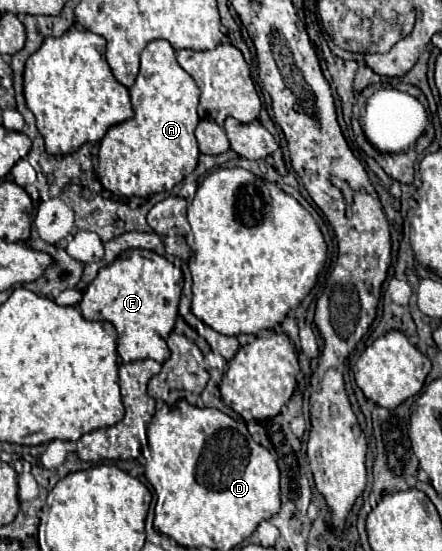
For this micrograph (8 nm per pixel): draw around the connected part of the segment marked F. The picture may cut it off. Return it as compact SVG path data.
M133 249L99 271L95 281L85 289L79 309L85 319L113 323L119 333L117 353L125 363L137 359L155 359L163 363L169 359L165 339L177 319L181 277L181 271L165 257L151 251Z

